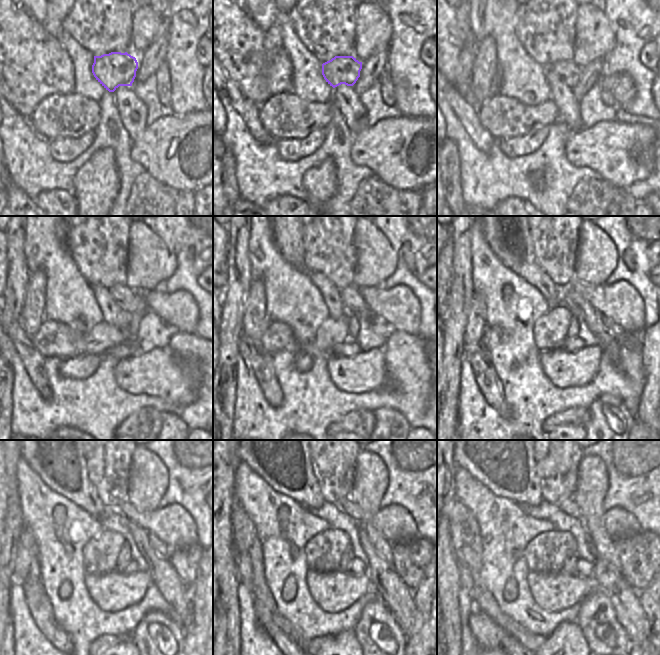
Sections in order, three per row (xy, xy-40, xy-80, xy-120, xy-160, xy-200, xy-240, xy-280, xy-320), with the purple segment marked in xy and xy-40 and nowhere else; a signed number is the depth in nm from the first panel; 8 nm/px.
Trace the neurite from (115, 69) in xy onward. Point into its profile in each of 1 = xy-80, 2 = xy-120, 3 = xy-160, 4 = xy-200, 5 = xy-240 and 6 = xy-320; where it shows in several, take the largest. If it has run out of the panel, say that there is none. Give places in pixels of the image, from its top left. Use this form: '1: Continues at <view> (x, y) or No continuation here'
1: Continues at xy-80 (570, 72)
2: Continues at xy-120 (129, 300)
3: Continues at xy-160 (350, 296)
4: Continues at xy-200 (577, 304)
5: Continues at xy-240 (164, 577)
6: Continues at xy-320 (607, 578)

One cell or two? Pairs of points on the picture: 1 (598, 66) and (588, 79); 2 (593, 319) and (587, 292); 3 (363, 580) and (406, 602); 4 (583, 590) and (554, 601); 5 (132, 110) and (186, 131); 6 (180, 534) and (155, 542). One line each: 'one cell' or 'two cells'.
1: one cell
2: two cells
3: two cells
4: one cell
5: two cells
6: two cells

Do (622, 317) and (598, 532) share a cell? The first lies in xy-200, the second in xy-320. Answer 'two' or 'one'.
two

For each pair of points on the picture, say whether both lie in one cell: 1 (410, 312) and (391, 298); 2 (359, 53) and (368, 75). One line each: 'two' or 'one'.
1: one
2: two

